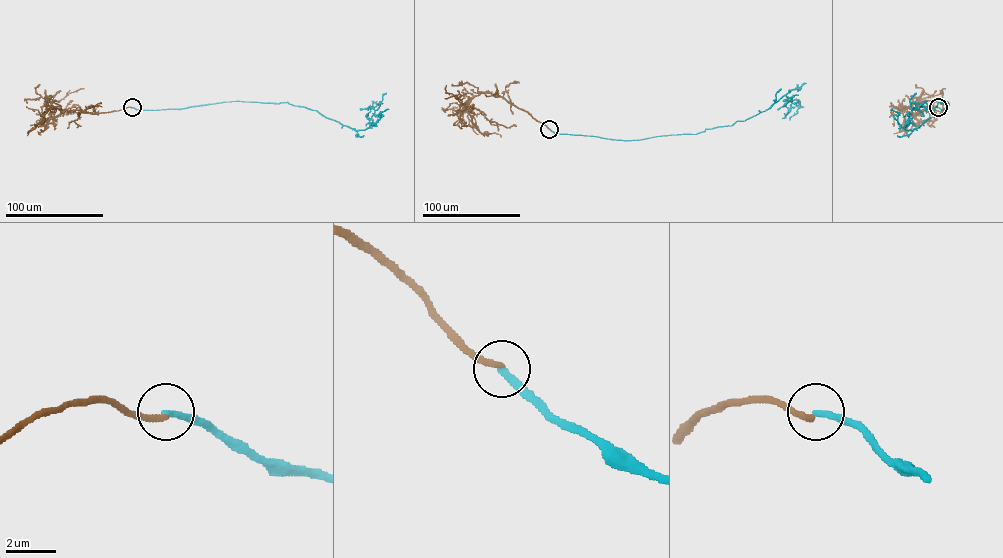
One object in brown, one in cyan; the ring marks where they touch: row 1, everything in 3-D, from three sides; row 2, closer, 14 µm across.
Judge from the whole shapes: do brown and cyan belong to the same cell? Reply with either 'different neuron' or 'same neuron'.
different neuron

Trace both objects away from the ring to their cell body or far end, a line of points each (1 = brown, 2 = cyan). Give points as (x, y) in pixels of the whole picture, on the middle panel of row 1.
1: (549, 129), (498, 95), (482, 92), (470, 97), (465, 103), (465, 111), (474, 119), (479, 131), (501, 136)
2: (549, 129), (557, 133), (624, 140), (696, 134), (745, 121), (784, 95), (787, 101), (799, 103), (790, 120)

